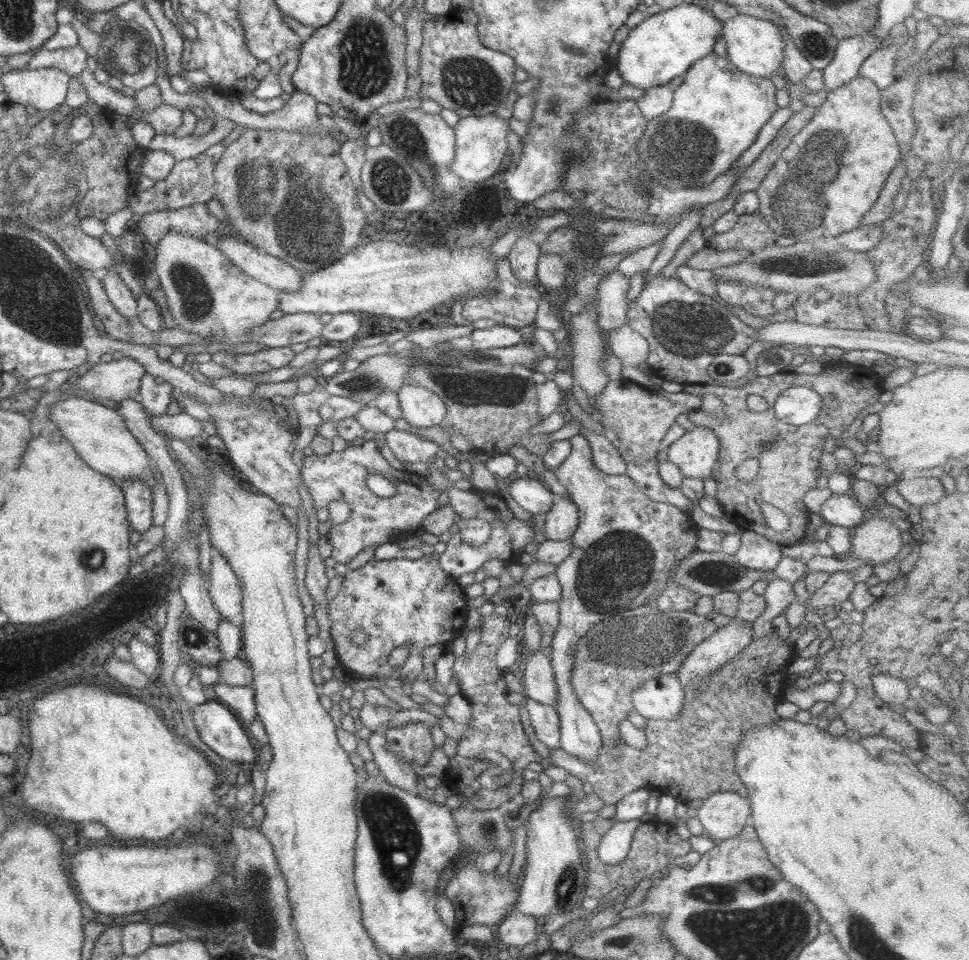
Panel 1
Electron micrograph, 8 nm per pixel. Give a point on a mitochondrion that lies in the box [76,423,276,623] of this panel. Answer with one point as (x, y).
(92, 558)

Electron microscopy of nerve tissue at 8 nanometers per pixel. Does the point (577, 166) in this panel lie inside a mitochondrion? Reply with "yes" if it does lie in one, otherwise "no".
yes

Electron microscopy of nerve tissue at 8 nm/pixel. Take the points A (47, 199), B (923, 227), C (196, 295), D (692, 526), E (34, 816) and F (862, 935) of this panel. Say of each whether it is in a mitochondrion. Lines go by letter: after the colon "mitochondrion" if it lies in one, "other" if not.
A: mitochondrion
B: other
C: mitochondrion
D: other
E: other
F: mitochondrion

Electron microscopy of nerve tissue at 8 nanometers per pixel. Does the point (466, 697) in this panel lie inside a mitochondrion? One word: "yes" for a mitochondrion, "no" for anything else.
no

